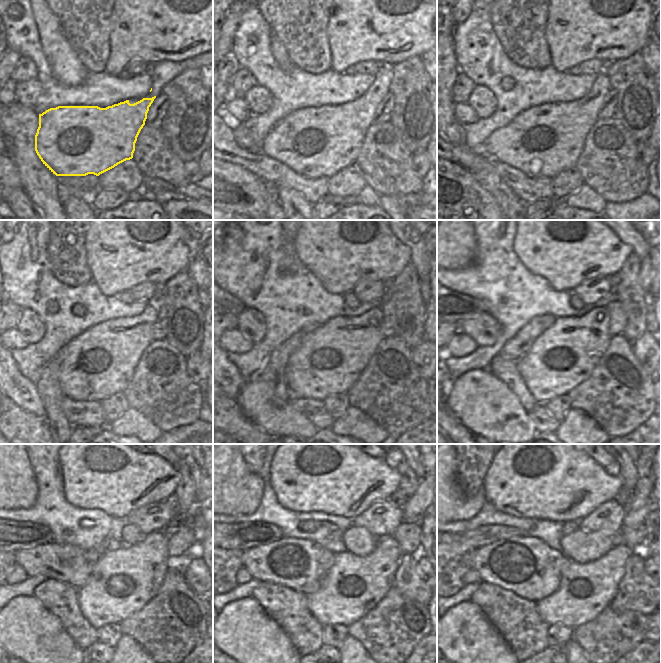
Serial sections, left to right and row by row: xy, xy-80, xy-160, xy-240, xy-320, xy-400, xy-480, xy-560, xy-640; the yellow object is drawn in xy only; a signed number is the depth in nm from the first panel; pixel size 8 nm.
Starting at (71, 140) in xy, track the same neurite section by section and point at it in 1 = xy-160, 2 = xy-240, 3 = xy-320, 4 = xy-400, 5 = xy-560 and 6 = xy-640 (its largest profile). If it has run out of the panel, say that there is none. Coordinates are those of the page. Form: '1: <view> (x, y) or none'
1: xy-160 (555, 133)
2: xy-240 (104, 357)
3: xy-320 (330, 359)
4: xy-400 (564, 356)
5: xy-560 (353, 585)
6: xy-640 (585, 590)

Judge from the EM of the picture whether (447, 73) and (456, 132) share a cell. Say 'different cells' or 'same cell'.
same cell

